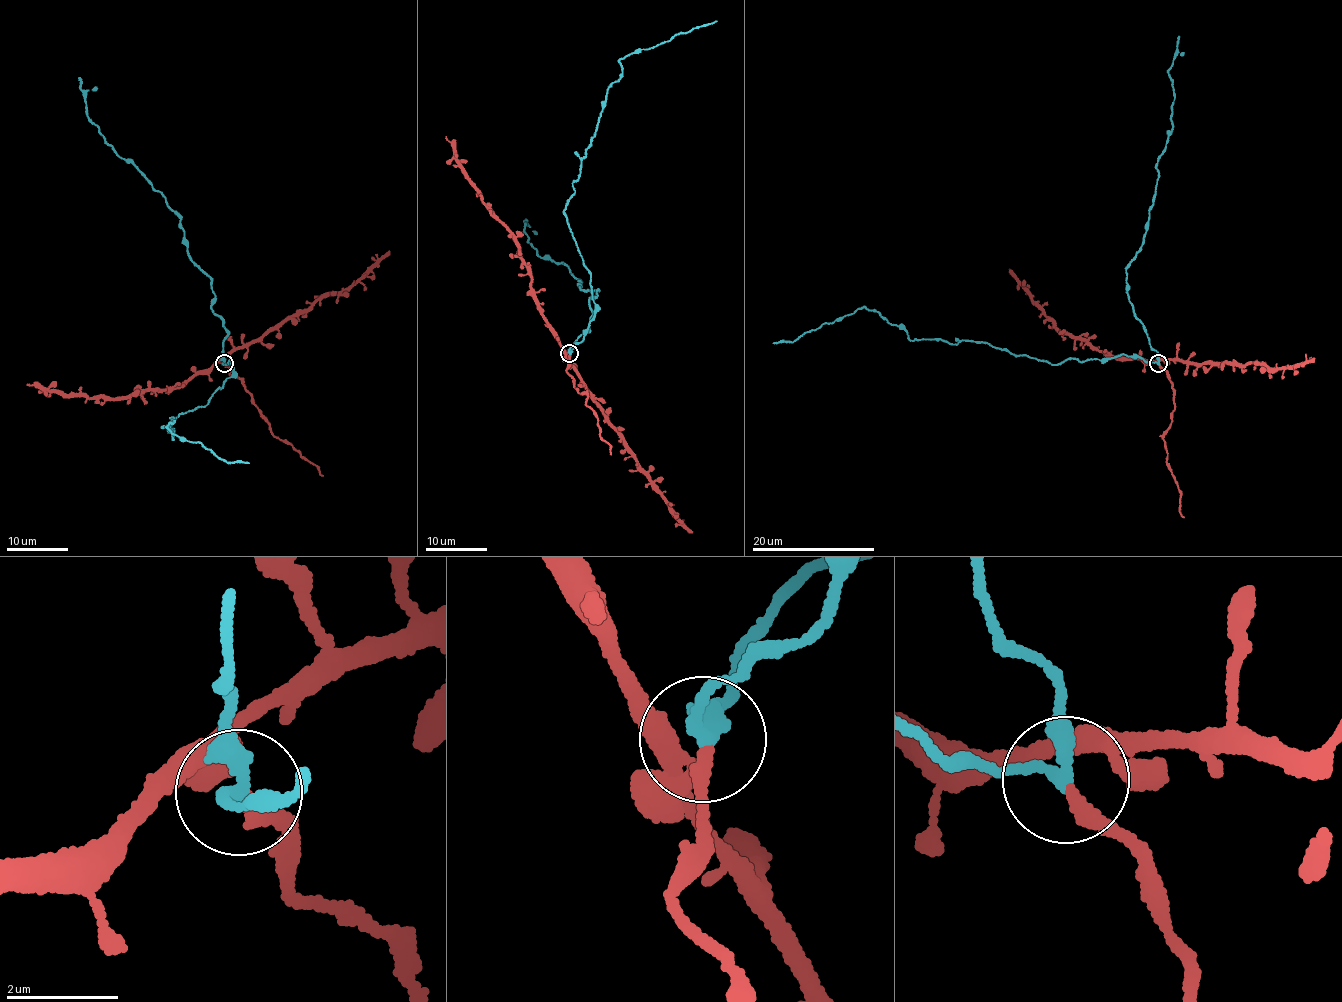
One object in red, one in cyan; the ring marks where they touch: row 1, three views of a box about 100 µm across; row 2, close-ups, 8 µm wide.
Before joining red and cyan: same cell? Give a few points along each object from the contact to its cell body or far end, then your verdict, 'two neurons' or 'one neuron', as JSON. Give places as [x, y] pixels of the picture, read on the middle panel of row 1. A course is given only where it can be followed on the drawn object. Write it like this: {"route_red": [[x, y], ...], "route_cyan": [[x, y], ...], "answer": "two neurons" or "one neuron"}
{"route_red": [[570, 353], [567, 357], [539, 305], [531, 285], [531, 273], [516, 238], [494, 215], [467, 179], [446, 136]], "route_cyan": [[570, 353], [584, 339], [596, 306], [590, 270], [565, 206], [607, 88], [619, 78], [620, 60], [716, 20]], "answer": "one neuron"}

